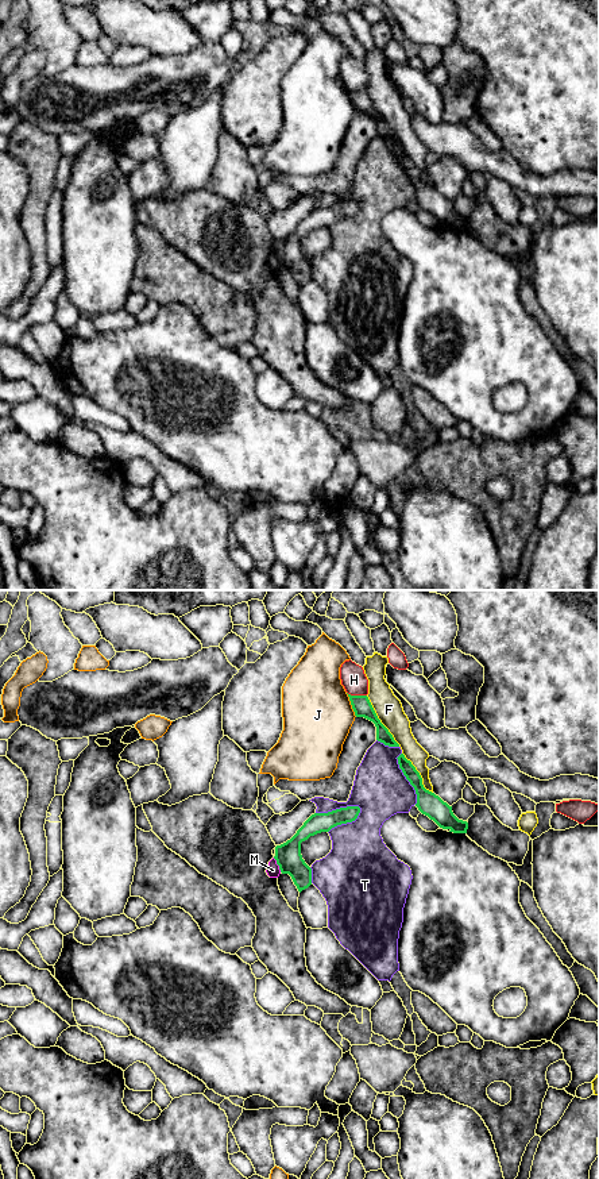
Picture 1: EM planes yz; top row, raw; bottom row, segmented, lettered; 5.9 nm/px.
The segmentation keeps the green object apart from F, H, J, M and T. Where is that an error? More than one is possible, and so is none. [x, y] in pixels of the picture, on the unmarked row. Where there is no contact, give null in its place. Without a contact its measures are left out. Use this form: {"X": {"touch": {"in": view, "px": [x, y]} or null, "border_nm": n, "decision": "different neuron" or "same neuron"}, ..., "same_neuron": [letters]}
{"F": {"touch": {"in": "yz", "px": [379, 116]}, "border_nm": 360, "decision": "different neuron"}, "H": {"touch": {"in": "yz", "px": [356, 91]}, "border_nm": 120, "decision": "different neuron"}, "J": {"touch": {"in": "yz", "px": [351, 99]}, "border_nm": 160, "decision": "different neuron"}, "M": {"touch": {"in": "yz", "px": [277, 258]}, "border_nm": 100, "decision": "different neuron"}, "T": {"touch": {"in": "yz", "px": [337, 204]}, "border_nm": 280, "decision": "different neuron"}, "same_neuron": []}

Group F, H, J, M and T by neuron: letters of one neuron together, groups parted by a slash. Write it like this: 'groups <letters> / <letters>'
groups F / H / J / M / T

